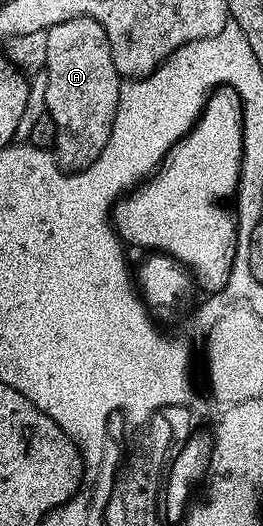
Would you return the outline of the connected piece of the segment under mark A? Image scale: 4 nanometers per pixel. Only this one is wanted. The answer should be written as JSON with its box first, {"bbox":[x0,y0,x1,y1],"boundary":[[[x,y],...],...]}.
{"bbox":[43,17,123,172],"boundary":[[[79,17],[49,28],[47,59],[43,70],[47,77],[46,109],[57,126],[55,154],[66,172],[83,169],[107,145],[113,132],[115,113],[123,76],[115,69],[111,41],[99,21]]]}

